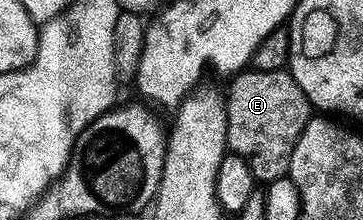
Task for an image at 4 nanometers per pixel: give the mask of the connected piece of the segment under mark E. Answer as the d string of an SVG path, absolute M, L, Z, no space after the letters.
M244 68L230 79L231 87L225 90L227 107L227 148L230 153L241 156L253 172L256 183L266 184L278 178L288 177L293 160L293 148L305 128L307 121L313 117L311 101L301 92L297 80L293 80L290 69L261 71Z

